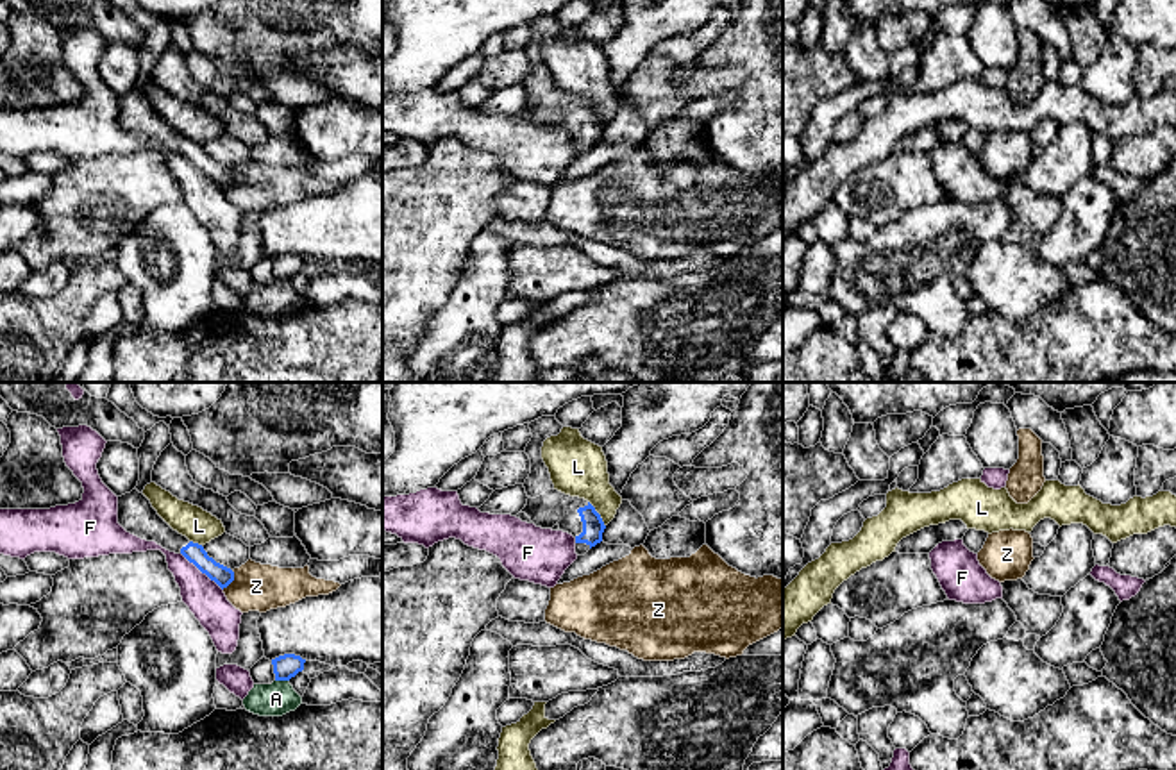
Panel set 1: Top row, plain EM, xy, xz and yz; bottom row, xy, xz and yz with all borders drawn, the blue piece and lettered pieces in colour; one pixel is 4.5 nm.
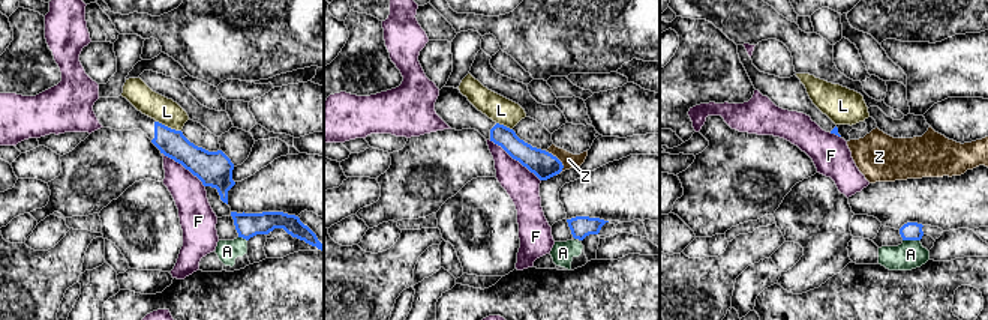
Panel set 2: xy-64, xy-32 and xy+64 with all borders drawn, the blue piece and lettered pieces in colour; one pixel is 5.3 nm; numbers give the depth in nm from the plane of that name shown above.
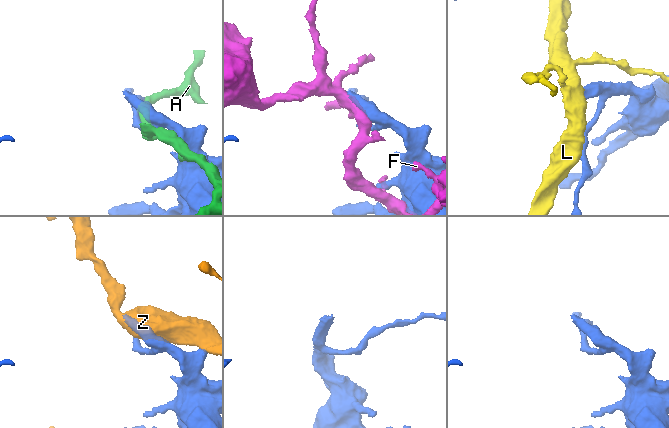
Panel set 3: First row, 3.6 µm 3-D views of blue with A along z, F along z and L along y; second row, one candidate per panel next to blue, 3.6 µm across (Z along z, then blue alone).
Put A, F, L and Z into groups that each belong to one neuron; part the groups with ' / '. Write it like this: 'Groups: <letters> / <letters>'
Groups: A / F / L / Z

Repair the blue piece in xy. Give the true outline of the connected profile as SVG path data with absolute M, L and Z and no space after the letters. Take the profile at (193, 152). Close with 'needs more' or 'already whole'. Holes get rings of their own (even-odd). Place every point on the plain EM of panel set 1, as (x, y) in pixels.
M132 89L118 96L118 123L130 134L155 141L163 148L182 154L202 173L214 180L222 189L234 180L234 172L207 155L202 145L189 141L173 130L152 107L150 100Z; needs more

